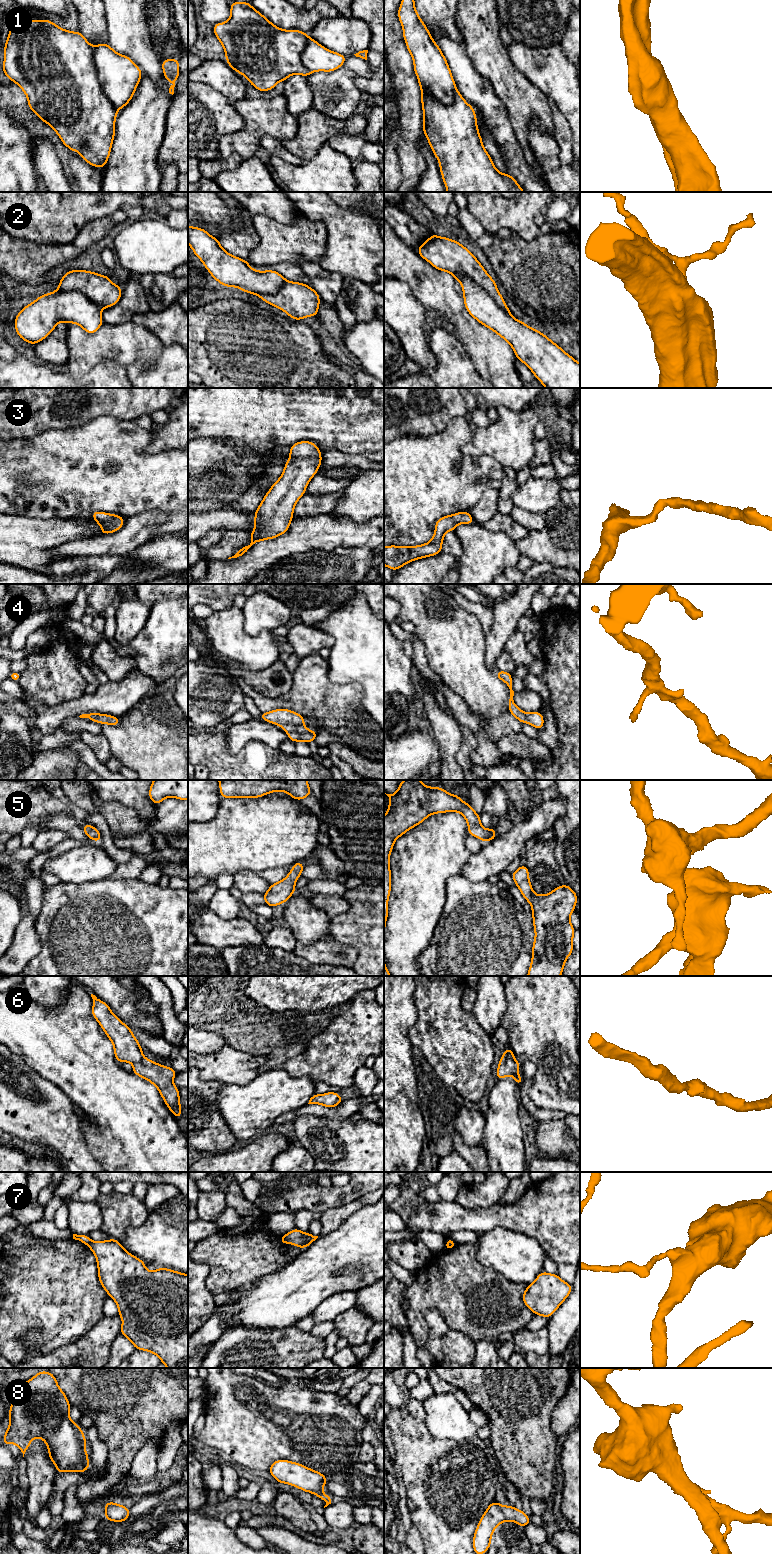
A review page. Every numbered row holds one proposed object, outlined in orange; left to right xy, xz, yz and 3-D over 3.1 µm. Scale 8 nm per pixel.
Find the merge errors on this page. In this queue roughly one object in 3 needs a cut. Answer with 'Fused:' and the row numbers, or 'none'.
Fused: 2, 7

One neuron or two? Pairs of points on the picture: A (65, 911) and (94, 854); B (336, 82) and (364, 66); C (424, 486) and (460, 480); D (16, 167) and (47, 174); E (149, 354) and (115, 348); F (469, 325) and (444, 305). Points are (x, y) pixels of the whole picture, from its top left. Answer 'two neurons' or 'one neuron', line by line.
A: two neurons
B: one neuron
C: one neuron
D: two neurons
E: one neuron
F: one neuron

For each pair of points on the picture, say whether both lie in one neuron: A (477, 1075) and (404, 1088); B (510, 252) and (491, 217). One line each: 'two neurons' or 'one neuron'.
A: two neurons
B: two neurons

